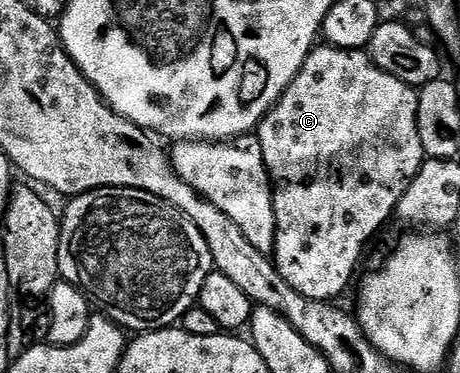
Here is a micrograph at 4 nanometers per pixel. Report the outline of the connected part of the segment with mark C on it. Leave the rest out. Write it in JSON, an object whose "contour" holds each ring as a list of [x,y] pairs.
{"contour":[[[321,43],[318,44],[315,48],[306,53],[305,62],[303,67],[297,69],[297,73],[294,77],[289,79],[289,86],[287,86],[284,91],[281,93],[281,98],[276,101],[273,108],[266,112],[265,116],[260,118],[259,124],[255,129],[255,136],[259,139],[259,147],[263,151],[263,163],[267,167],[269,172],[269,183],[273,187],[273,211],[275,217],[275,237],[273,243],[273,251],[271,254],[271,260],[274,265],[276,265],[279,275],[283,275],[283,279],[287,279],[287,283],[291,283],[291,287],[295,287],[295,291],[299,291],[299,295],[307,295],[307,299],[315,299],[316,301],[327,301],[332,302],[334,299],[337,299],[337,296],[344,291],[345,288],[349,285],[349,276],[357,269],[357,260],[361,257],[361,252],[365,249],[365,244],[388,223],[389,217],[394,216],[397,204],[399,199],[407,191],[407,187],[415,179],[415,175],[421,170],[421,164],[426,161],[426,155],[423,151],[423,143],[419,139],[419,127],[417,126],[417,95],[418,90],[412,85],[403,83],[399,79],[395,79],[395,75],[391,75],[387,71],[380,69],[377,64],[369,57],[368,52],[362,51],[360,49],[336,49],[331,44]]]}

